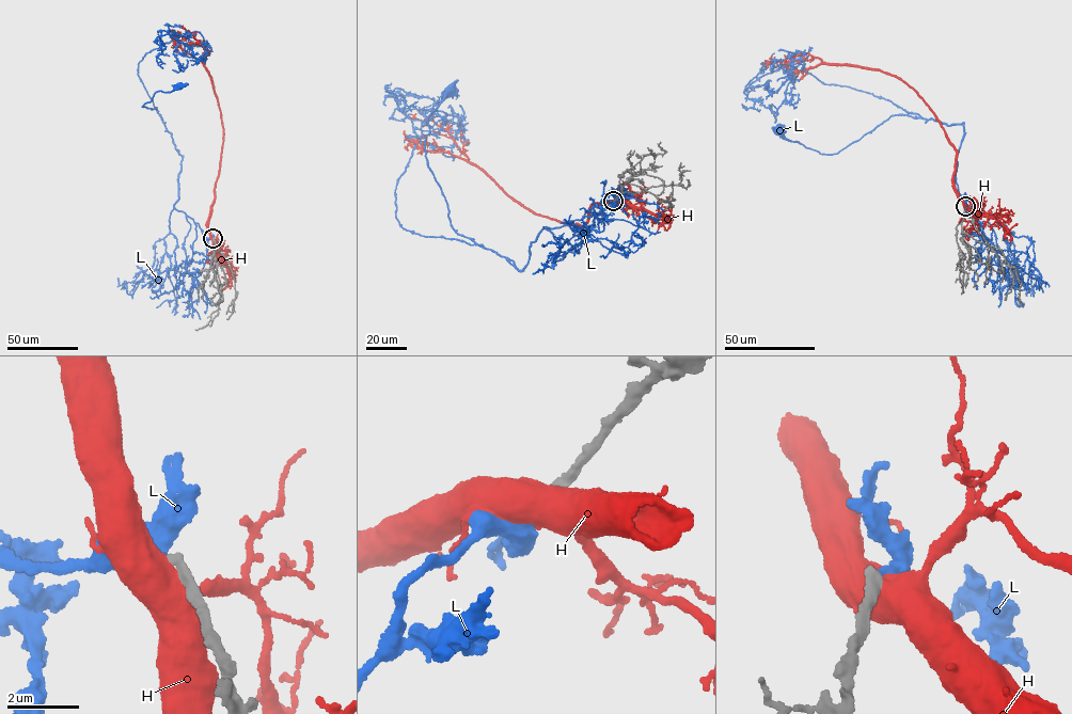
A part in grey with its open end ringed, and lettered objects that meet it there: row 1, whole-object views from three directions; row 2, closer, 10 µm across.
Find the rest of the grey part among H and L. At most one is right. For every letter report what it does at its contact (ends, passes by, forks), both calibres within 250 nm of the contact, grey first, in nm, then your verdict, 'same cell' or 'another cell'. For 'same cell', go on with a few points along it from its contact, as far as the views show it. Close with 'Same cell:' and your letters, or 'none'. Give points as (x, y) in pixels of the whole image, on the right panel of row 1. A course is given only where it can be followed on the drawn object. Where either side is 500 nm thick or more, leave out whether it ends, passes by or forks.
H: 300/700 nm | another cell
L: it ends | 260/200 nm | same cell | via (965, 206), (972, 203), (959, 193), (956, 176), (962, 123), (893, 114), (829, 155), (778, 131)
Same cell: L

